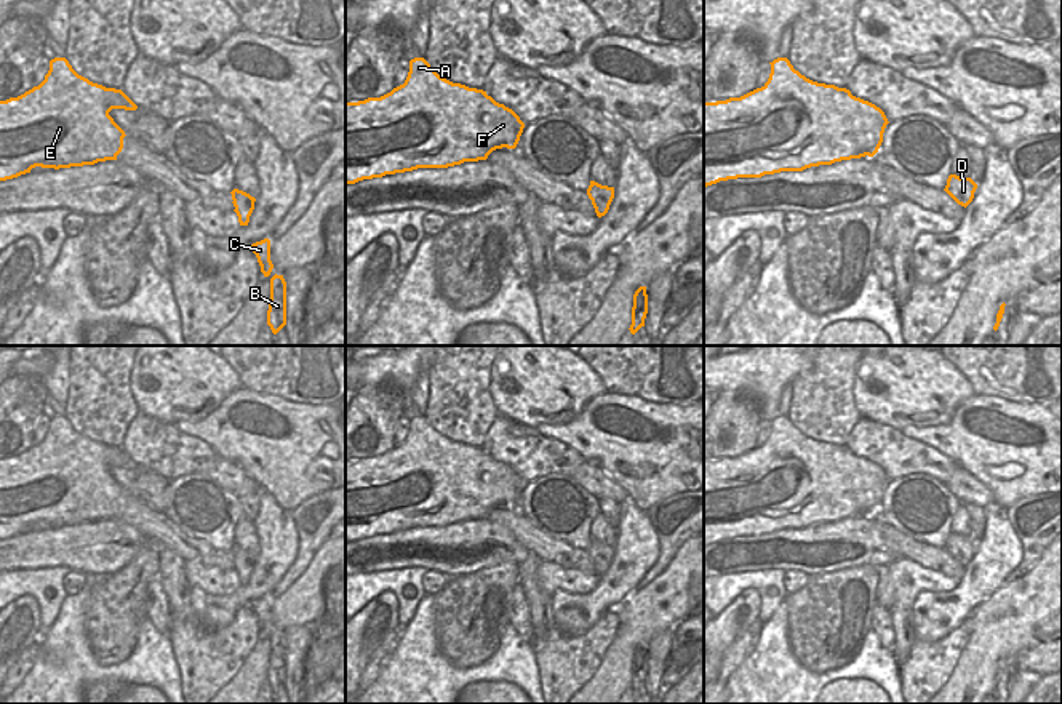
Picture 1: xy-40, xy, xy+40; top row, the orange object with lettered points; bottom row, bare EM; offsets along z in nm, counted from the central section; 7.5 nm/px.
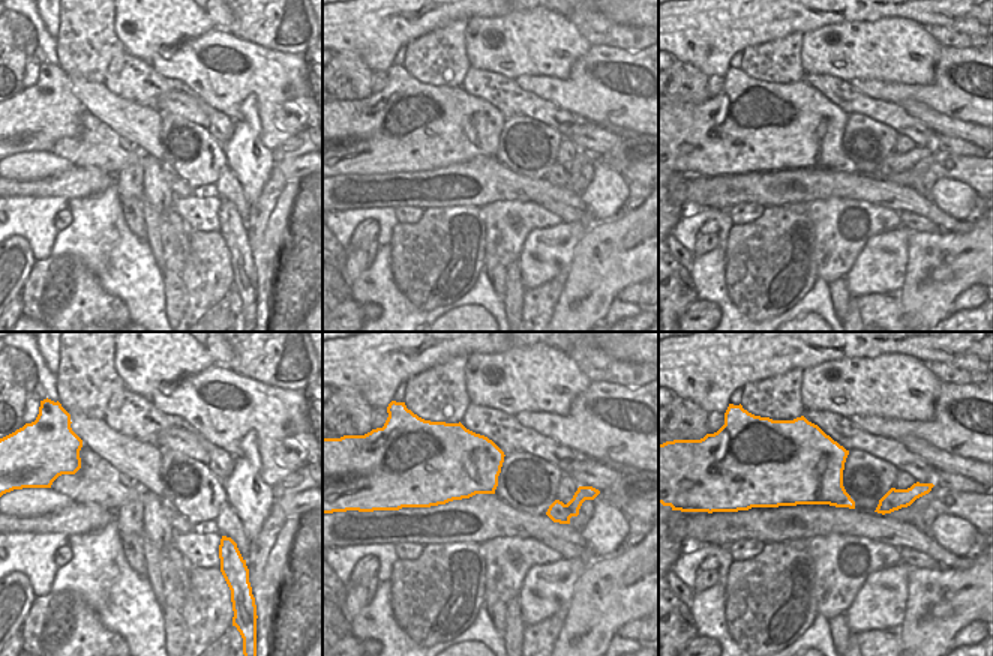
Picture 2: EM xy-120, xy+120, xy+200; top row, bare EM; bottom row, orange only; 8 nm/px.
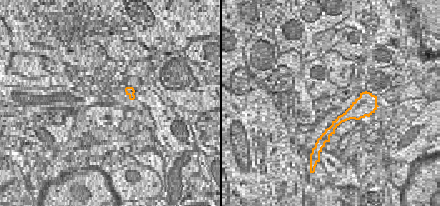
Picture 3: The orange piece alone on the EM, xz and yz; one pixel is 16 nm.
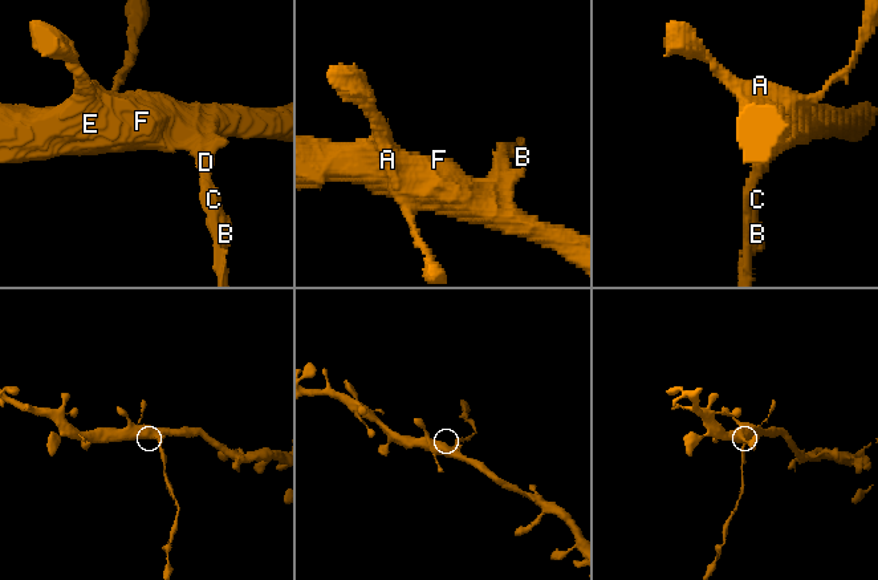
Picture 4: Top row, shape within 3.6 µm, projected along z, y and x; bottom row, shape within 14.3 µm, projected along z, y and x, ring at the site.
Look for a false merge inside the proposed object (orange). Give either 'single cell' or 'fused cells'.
fused cells

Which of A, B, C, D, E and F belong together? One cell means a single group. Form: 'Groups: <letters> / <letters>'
Groups: A D E F / B C.

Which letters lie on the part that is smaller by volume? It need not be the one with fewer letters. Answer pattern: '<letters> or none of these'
B, C

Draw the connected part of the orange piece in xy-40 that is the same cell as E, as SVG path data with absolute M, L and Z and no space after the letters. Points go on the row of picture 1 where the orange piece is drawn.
M66 58L50 61L45 80L18 98L0 101L0 181L30 173L32 168L70 168L117 160L125 131L109 115L112 109L136 110L122 91L78 75Z

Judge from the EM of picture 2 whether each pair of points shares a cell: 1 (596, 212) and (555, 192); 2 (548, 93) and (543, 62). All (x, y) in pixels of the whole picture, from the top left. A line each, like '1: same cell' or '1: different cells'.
1: different cells
2: different cells

